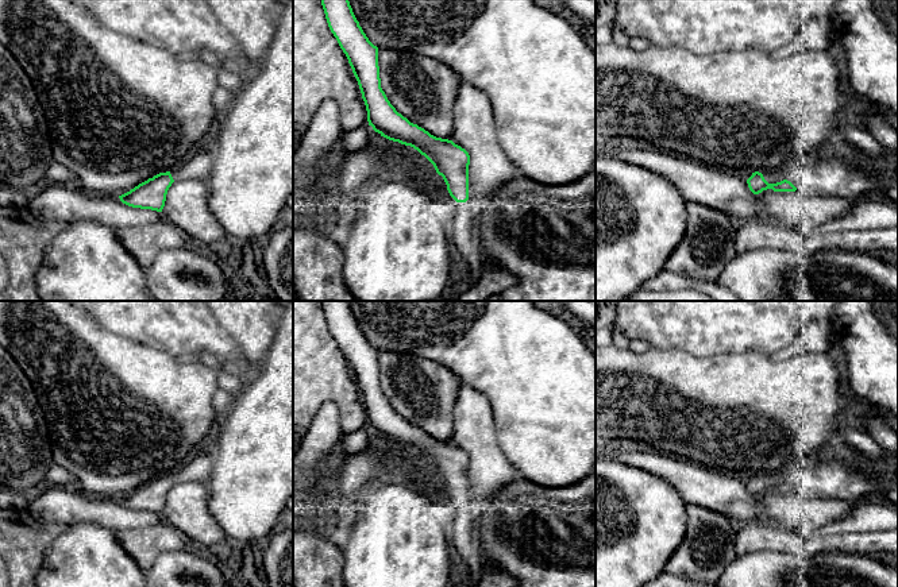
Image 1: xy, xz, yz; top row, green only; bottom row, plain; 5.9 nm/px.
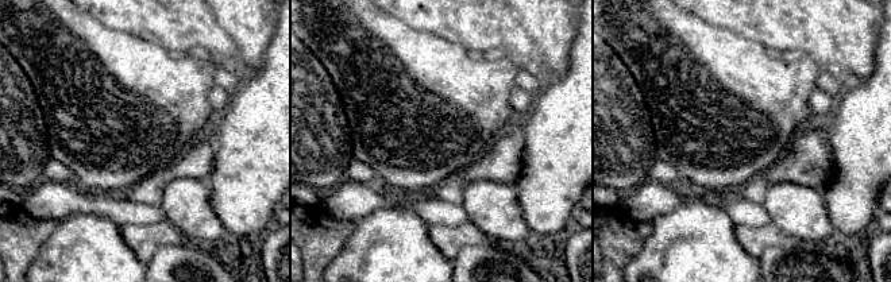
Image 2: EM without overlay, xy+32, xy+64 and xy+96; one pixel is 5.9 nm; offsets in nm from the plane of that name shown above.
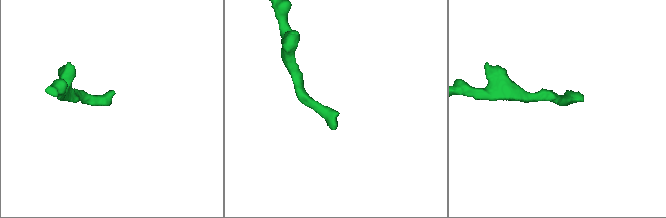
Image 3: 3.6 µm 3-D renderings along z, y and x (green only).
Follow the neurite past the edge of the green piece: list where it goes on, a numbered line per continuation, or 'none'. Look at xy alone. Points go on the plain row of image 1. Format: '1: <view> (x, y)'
1: xy (199, 468)

